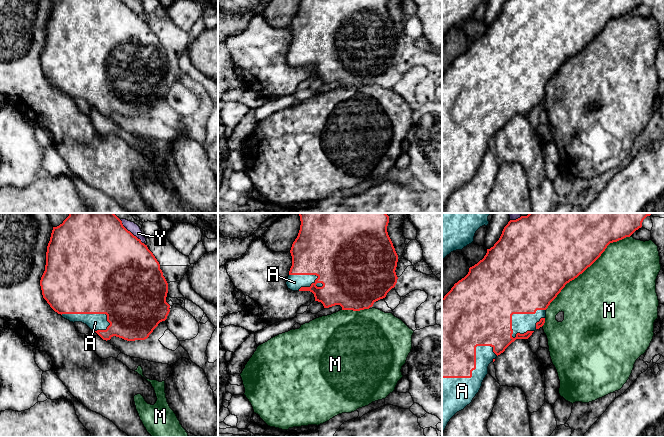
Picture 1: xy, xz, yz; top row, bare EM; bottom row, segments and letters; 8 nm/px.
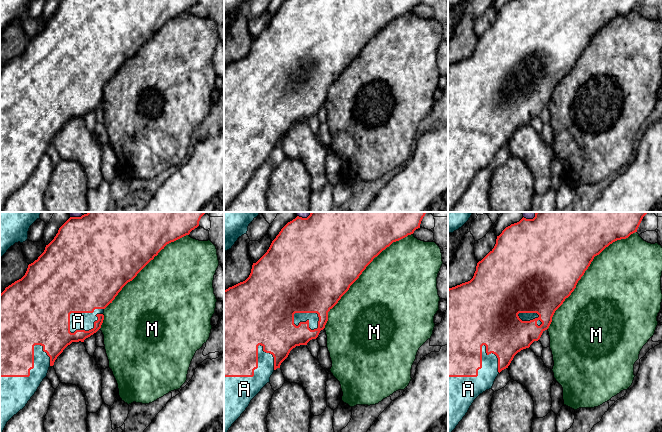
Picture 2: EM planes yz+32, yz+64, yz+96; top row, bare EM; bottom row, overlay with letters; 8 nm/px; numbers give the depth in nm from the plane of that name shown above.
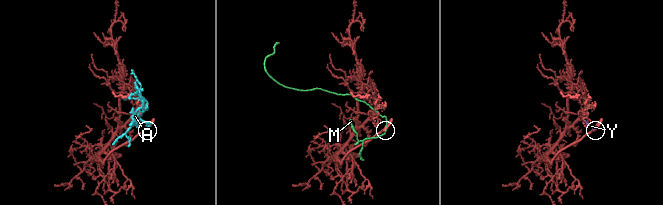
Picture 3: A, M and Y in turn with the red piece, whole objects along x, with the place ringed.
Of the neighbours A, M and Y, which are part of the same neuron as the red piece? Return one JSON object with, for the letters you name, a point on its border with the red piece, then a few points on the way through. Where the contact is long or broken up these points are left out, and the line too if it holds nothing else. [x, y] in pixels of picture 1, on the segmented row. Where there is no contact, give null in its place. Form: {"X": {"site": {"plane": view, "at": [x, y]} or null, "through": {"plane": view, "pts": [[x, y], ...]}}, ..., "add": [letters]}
{"A": {"site": {"plane": "yz", "at": [475, 368]}}, "add": ["A"]}

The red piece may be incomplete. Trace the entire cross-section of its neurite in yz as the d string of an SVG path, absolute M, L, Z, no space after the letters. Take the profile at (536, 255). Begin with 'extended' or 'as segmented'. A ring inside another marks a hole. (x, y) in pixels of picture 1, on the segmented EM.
extended; M529 213L516 220L510 220L504 227L499 240L487 249L482 260L469 268L468 274L459 280L442 298L442 436L450 419L469 405L479 392L488 374L488 366L516 339L528 339L532 333L545 323L546 309L567 283L577 278L590 267L605 251L610 243L630 237L642 227L643 220L652 213Z

